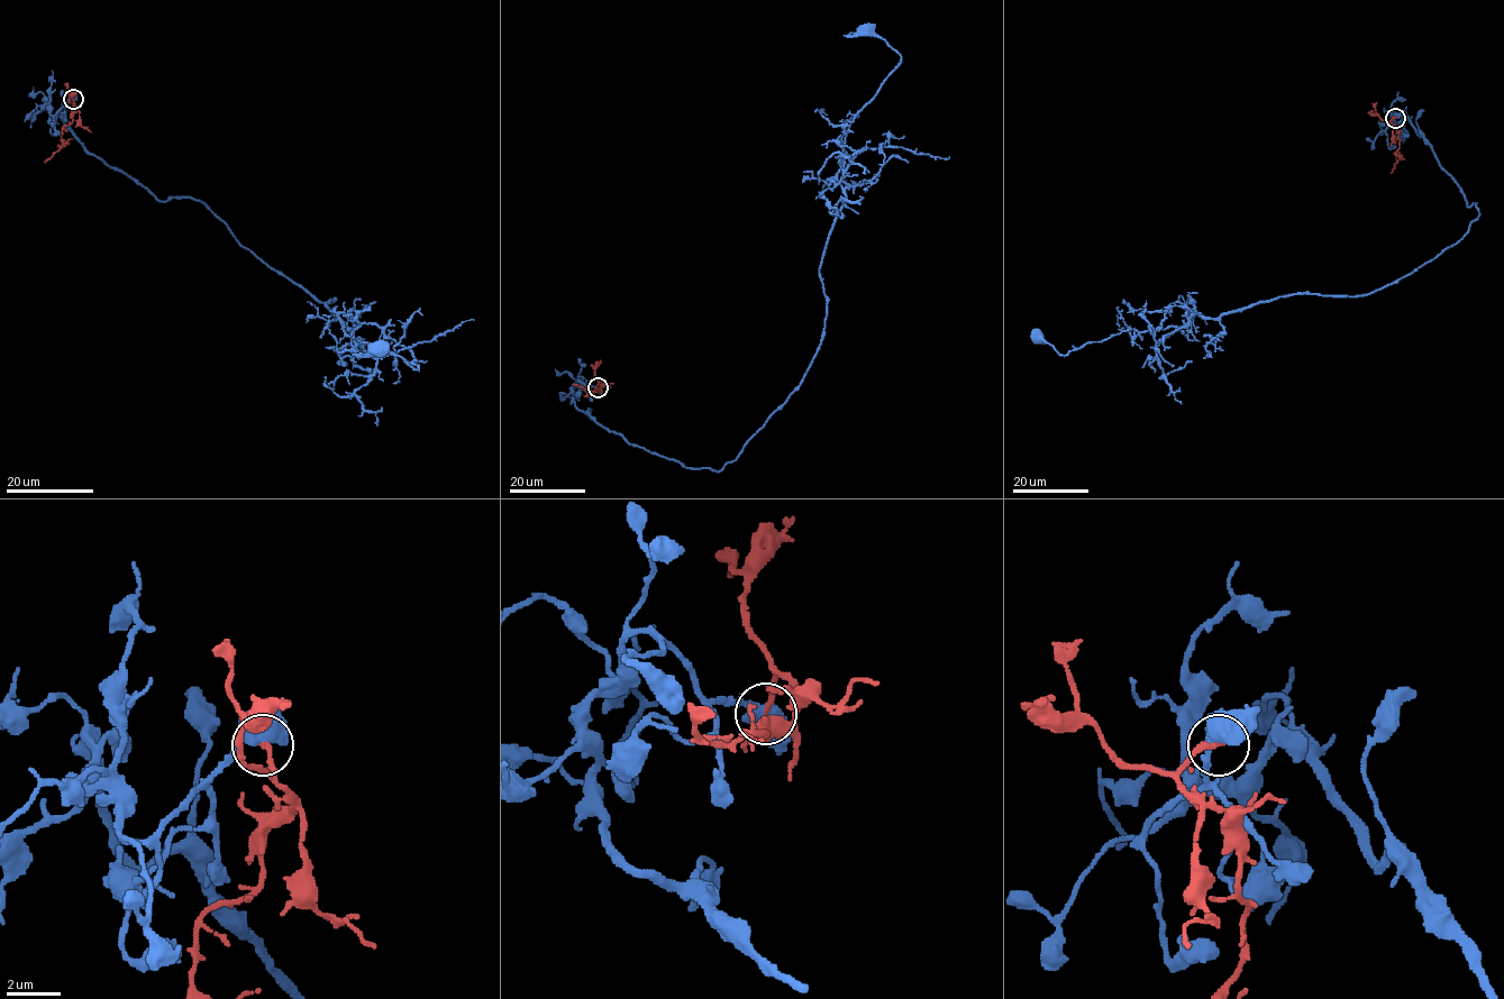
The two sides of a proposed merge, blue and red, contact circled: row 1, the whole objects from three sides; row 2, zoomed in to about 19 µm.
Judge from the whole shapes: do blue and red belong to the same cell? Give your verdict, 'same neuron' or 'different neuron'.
different neuron

